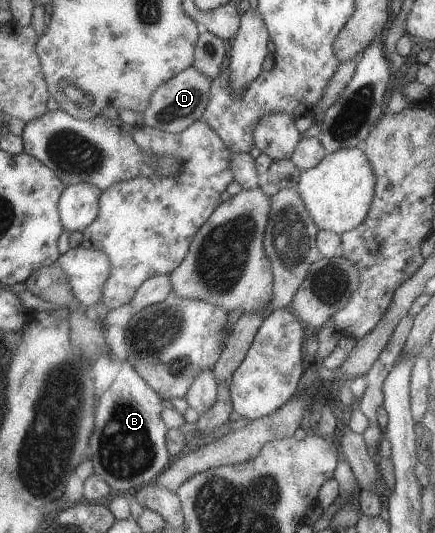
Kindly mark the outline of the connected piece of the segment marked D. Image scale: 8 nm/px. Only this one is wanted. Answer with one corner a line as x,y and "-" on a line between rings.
192,65
179,72
152,93
147,109
141,112
144,126
165,133
178,134
185,131
185,128
201,119
210,100
210,82
206,75
201,74

